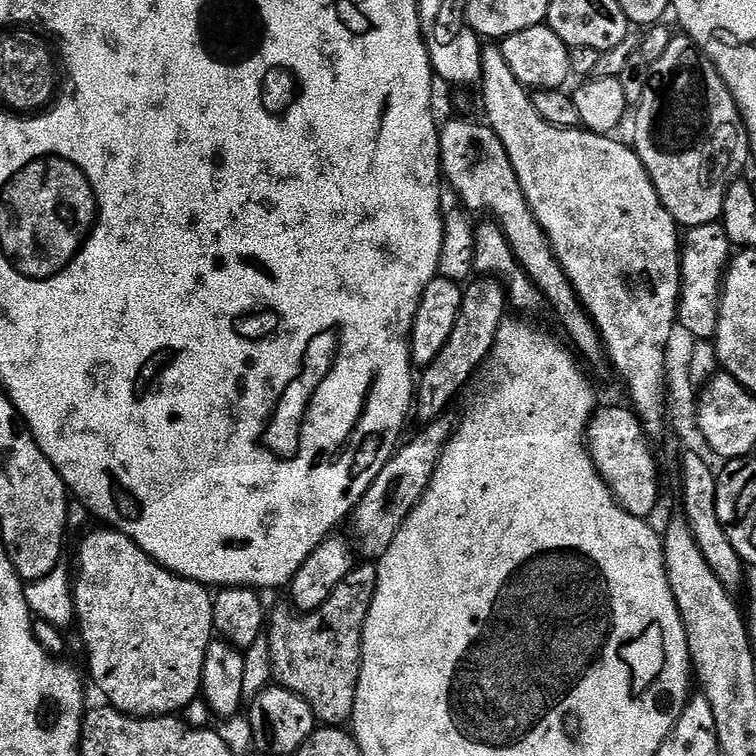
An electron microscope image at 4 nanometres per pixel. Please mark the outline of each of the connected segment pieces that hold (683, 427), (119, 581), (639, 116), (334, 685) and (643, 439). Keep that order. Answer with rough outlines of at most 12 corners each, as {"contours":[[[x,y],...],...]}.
{"contours":[[[671,328],[663,356],[665,421],[721,477],[728,460],[697,422],[690,366],[697,340]],[[130,536],[80,540],[75,619],[127,716],[201,695],[213,593]],[[681,60],[635,105],[634,151],[684,230],[723,217],[748,127]],[[376,564],[270,612],[270,676],[324,726],[354,710]],[[631,407],[593,411],[592,465],[631,516],[660,490],[649,437]]]}

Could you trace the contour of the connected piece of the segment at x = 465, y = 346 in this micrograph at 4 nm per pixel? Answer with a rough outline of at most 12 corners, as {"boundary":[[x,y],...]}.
{"boundary":[[494,280],[463,289],[445,346],[419,373],[414,412],[438,420],[485,367],[508,298]]}

